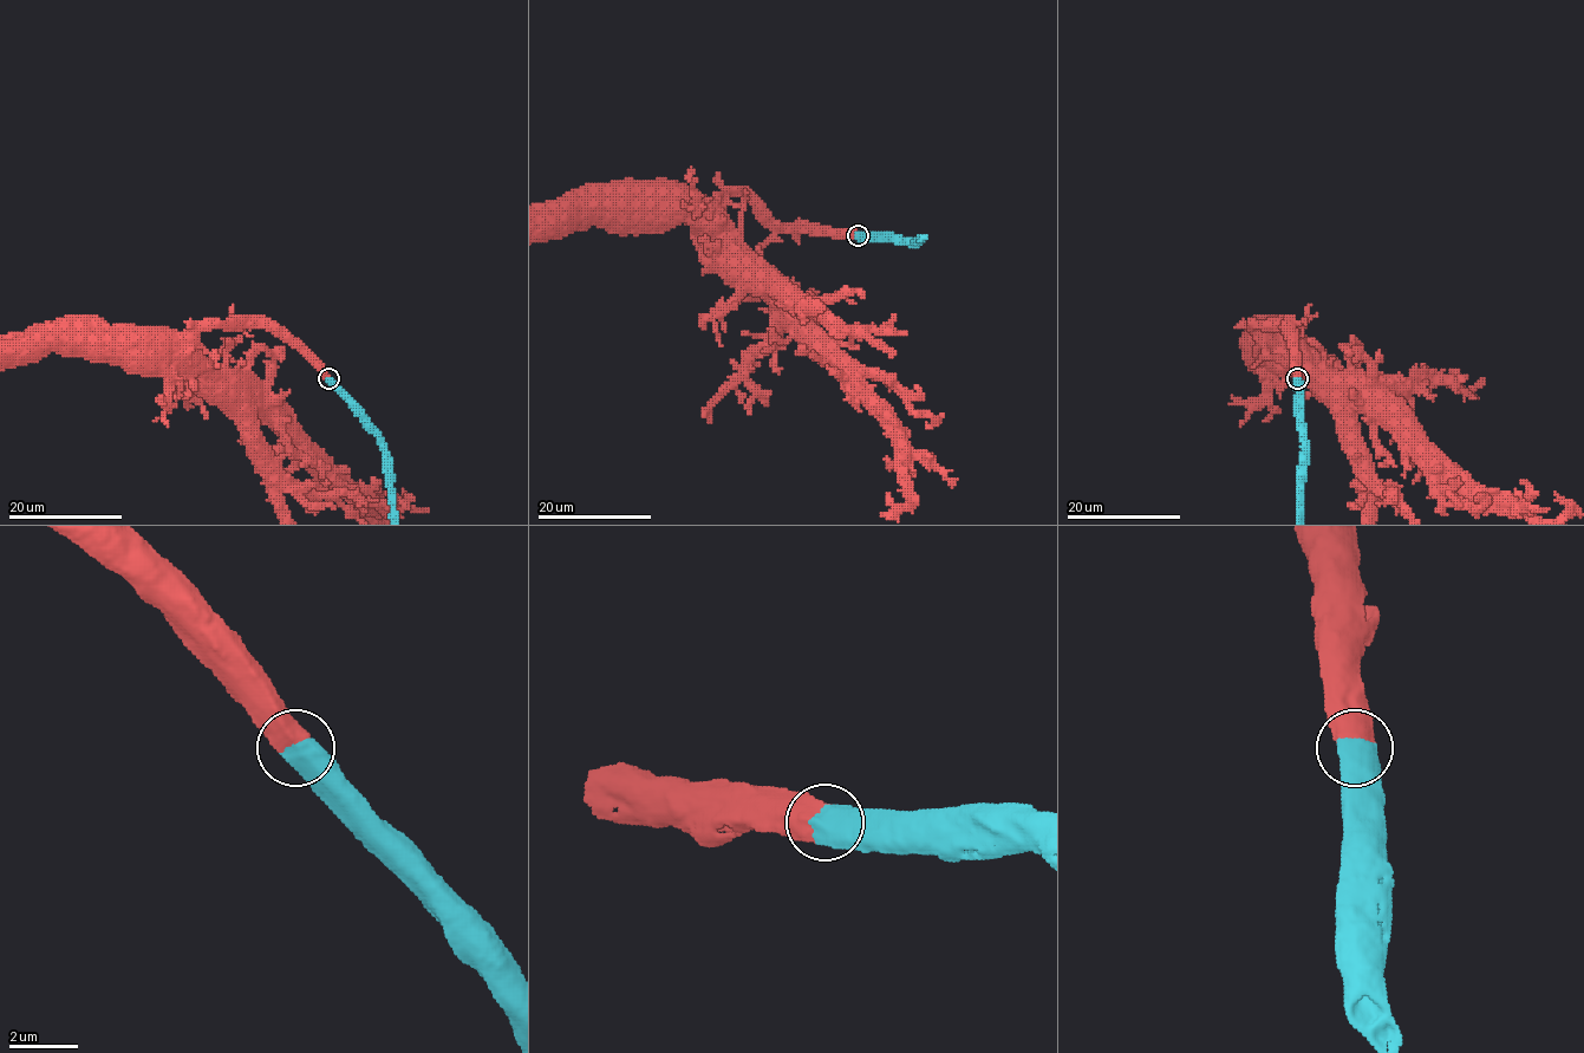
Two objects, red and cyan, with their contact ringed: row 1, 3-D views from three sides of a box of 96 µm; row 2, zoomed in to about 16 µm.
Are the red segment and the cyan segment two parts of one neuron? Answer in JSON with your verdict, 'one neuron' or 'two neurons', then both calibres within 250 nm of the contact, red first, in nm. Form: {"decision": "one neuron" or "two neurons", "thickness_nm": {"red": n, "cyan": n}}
{"decision": "one neuron", "thickness_nm": {"red": 700, "cyan": 700}}

